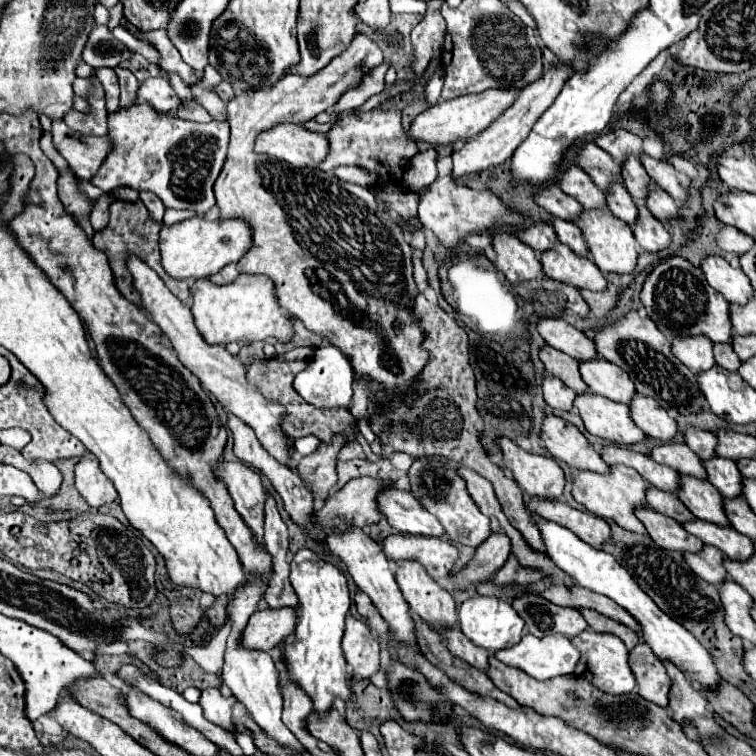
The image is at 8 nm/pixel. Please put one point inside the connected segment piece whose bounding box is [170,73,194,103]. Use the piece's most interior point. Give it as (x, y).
(184, 92)

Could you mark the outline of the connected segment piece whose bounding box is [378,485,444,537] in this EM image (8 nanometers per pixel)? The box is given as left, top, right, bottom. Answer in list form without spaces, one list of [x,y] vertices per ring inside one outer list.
[[[386,485],[378,493],[378,507],[388,523],[402,533],[430,537],[440,537],[444,533],[440,521],[432,513],[428,513],[412,497],[412,493],[408,493],[406,489],[398,489],[396,485]]]

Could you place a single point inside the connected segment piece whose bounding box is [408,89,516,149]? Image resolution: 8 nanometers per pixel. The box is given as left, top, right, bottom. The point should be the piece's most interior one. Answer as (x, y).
(462, 118)

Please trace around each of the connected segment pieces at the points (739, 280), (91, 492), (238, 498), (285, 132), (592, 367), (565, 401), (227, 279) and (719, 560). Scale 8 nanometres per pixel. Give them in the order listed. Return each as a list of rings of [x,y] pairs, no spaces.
[[[710,255],[702,261],[702,271],[706,275],[706,281],[722,293],[722,297],[728,303],[746,305],[750,297],[754,297],[754,289],[748,281],[748,277],[742,273],[742,269],[734,269],[728,261],[722,257]]]
[[[84,457],[76,463],[76,489],[90,507],[106,505],[118,497],[114,485],[106,481],[106,475],[98,469],[98,461],[94,461],[94,457]]]
[[[220,459],[214,465],[214,475],[218,475],[226,485],[234,501],[236,511],[242,515],[246,525],[254,531],[256,543],[264,543],[264,485],[260,475],[244,465],[242,461]]]
[[[276,125],[258,135],[256,153],[270,155],[292,163],[294,167],[312,167],[316,169],[328,153],[328,137],[312,133],[300,125]]]
[[[596,359],[588,363],[580,363],[580,373],[590,391],[608,397],[618,403],[630,405],[636,389],[630,381],[630,375],[622,371],[618,365],[612,365],[606,359]]]
[[[546,373],[544,377],[544,401],[552,407],[552,409],[560,409],[560,411],[574,411],[574,399],[576,393],[566,387],[560,379],[556,379],[554,375]]]
[[[230,263],[230,265],[226,265],[222,271],[218,271],[216,275],[212,275],[210,281],[212,281],[214,285],[226,285],[226,283],[234,283],[234,281],[238,279],[238,275],[240,275],[238,265],[236,265],[236,263]]]
[[[704,545],[700,553],[684,553],[684,559],[692,567],[692,571],[702,577],[704,581],[710,581],[712,585],[722,585],[722,581],[728,579],[728,573],[724,569],[724,555],[722,551]]]

